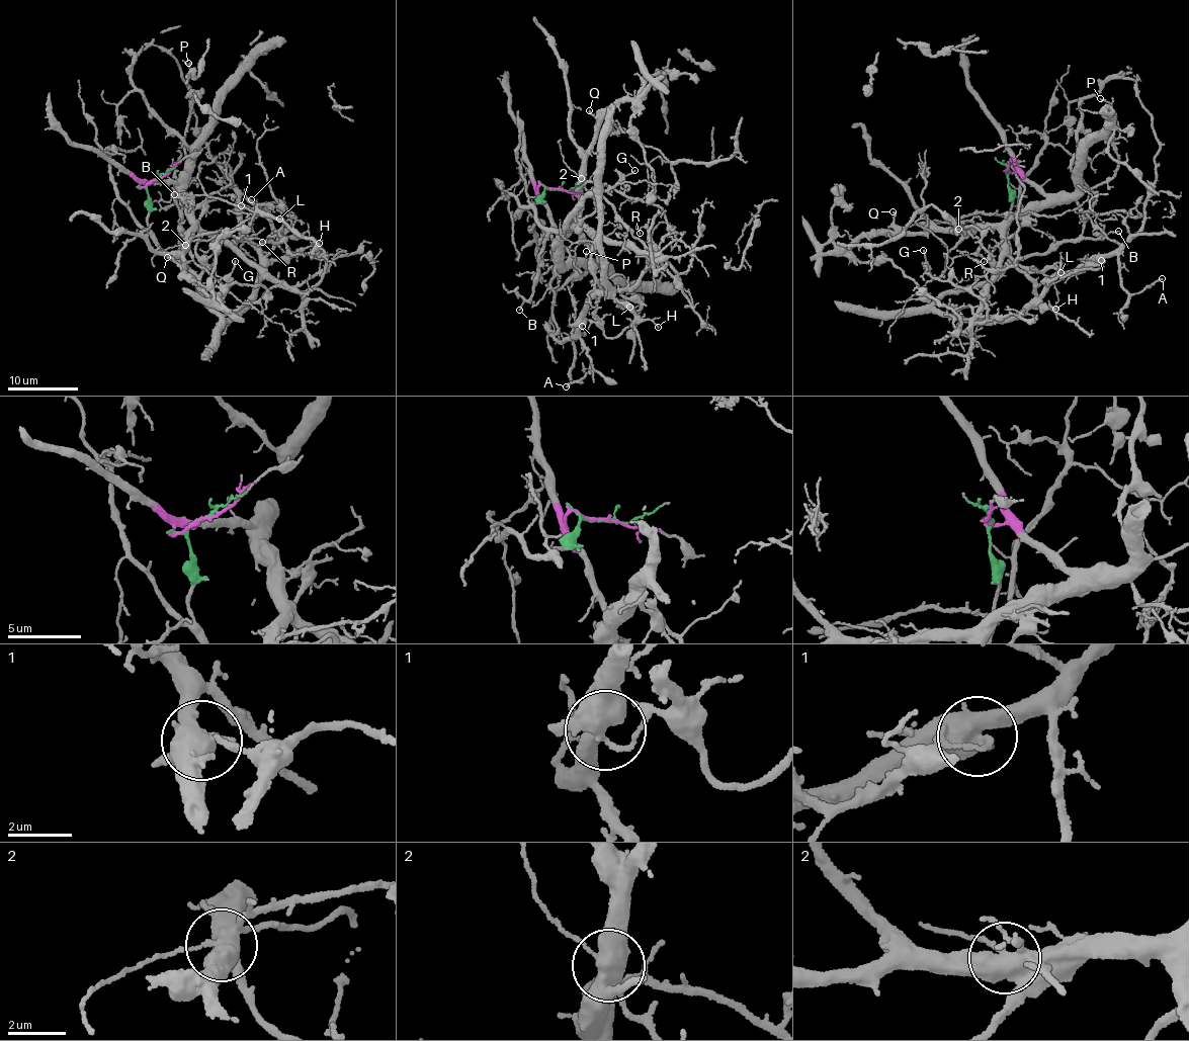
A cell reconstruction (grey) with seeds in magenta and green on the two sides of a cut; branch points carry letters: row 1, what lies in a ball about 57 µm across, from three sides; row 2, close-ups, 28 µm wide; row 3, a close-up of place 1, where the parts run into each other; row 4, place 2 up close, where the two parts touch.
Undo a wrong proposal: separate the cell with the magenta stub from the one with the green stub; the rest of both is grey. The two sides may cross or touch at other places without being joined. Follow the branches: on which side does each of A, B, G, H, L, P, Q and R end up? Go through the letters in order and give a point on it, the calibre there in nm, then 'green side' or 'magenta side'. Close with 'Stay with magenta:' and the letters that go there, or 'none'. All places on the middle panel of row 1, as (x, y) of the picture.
A: at (566, 386); 170 nm thick; green side
B: at (519, 310); 130 nm thick; green side
G: at (634, 170); 130 nm thick; magenta side
H: at (658, 327); 130 nm thick; green side
L: at (629, 307); 110 nm thick; green side
P: at (586, 251); 150 nm thick; magenta side
Q: at (589, 110); 140 nm thick; magenta side
R: at (640, 233); 70 nm thick; green side
Stay with magenta: G, P, Q

